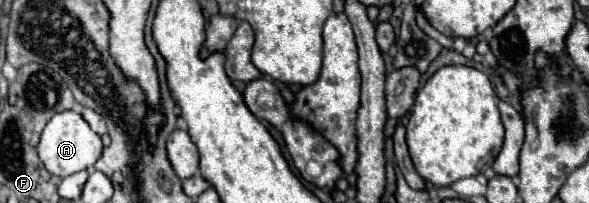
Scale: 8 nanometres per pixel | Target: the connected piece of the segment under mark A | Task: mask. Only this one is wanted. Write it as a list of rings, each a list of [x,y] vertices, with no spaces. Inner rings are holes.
[[[63,110],[59,114],[55,114],[47,126],[43,128],[43,134],[41,134],[41,140],[37,147],[37,153],[41,162],[45,164],[45,168],[55,174],[55,176],[69,176],[69,174],[75,174],[79,170],[93,170],[95,162],[99,160],[101,156],[101,138],[89,128],[89,124],[85,122],[85,118],[75,112],[75,110]]]

